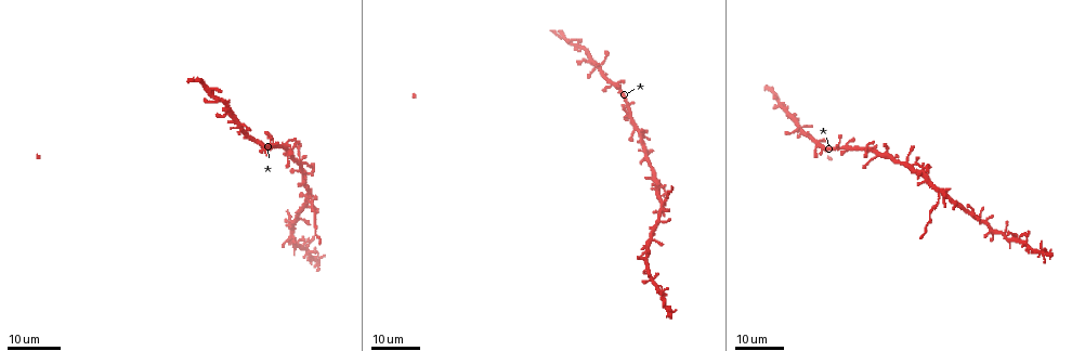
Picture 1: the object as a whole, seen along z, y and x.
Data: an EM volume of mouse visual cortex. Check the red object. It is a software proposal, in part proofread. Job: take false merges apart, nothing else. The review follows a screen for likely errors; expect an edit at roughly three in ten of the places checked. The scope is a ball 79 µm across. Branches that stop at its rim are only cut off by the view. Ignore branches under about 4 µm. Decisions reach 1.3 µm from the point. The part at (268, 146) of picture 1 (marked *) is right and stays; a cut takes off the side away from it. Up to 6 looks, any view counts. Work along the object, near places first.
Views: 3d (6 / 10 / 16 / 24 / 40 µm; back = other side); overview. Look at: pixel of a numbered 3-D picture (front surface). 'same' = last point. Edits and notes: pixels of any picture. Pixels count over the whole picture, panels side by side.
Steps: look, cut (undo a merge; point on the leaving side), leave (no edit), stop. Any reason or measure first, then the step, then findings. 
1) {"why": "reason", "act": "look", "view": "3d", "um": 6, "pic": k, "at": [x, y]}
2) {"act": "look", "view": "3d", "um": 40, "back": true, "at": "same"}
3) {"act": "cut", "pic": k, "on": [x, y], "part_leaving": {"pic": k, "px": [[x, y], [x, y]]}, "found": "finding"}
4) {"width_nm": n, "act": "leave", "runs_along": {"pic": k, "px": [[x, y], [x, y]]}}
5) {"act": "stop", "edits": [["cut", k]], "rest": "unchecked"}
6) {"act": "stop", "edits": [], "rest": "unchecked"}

{"why": "four-way junction", "act": "look", "view": "3d", "um": 24, "pic": 1, "at": [241, 125]}

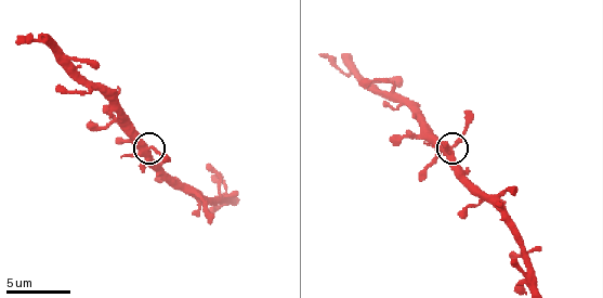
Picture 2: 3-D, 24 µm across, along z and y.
{"act": "look", "view": "3d", "um": 10, "pic": 2, "at": [144, 145]}

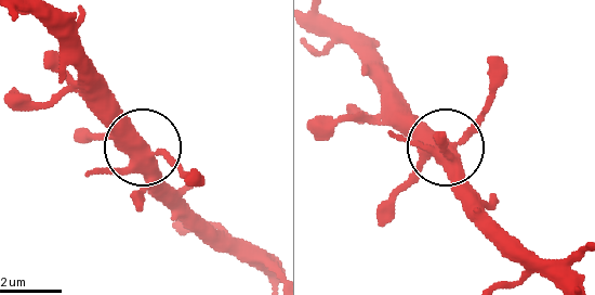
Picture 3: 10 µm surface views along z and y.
{"act": "leave", "found": "one neuron here"}

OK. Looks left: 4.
{"why": "four arms meet", "act": "look", "view": "3d", "um": 24, "pic": 1, "at": [912, 167]}

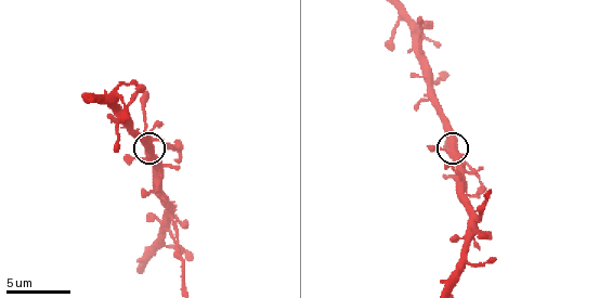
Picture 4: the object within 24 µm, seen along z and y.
{"why": "zoom in", "act": "look", "view": "3d", "um": 10, "at": "same"}

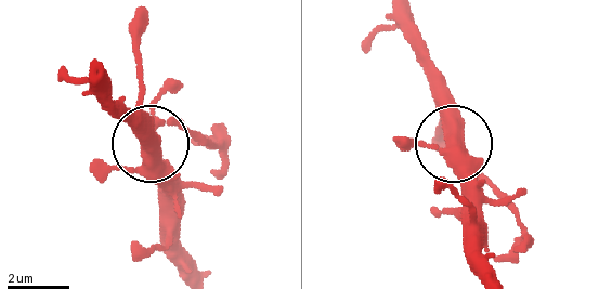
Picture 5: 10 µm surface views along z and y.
{"act": "look", "view": "3d", "um": 6, "at": "same"}

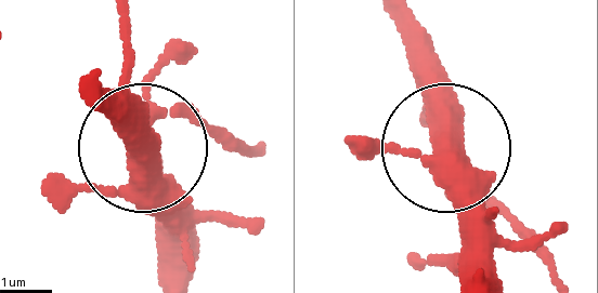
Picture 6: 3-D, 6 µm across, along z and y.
{"side_arm_um": 5, "act": "cut", "pic": 6, "on": [178, 64], "found": "a second neuron is stuck on"}

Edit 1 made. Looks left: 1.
{"why": "four or more arms meet", "act": "look", "view": "3d", "um": 10, "pic": 4, "at": [172, 216]}

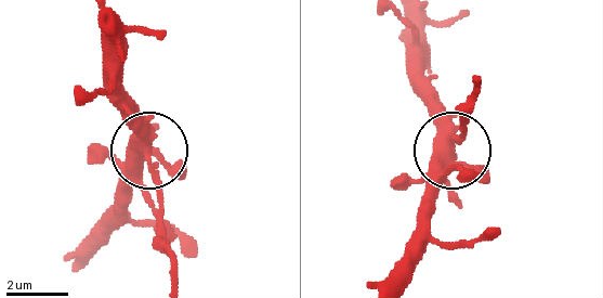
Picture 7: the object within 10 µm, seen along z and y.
{"act": "cut", "pic": 7, "on": [161, 205], "found": "a second neuron is stuck on"}

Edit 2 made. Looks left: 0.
{"act": "stop", "edits": [["cut", 6], ["cut", 7]], "rest": "unchecked"}

